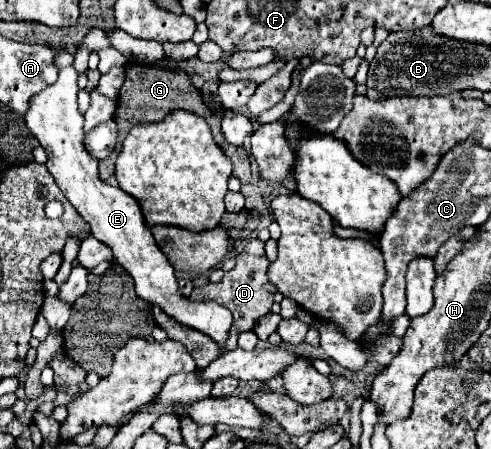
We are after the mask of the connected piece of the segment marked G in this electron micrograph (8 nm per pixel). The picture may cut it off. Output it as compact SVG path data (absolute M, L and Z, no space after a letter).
M128 63L126 65L126 81L120 89L120 101L118 101L118 109L116 109L116 115L114 115L114 119L118 123L118 129L120 129L118 145L122 143L122 139L126 137L126 133L134 125L162 121L174 109L186 109L186 111L192 111L196 115L202 115L204 119L208 119L212 123L214 129L222 121L222 111L218 115L214 111L210 111L210 107L204 103L202 93L190 83L186 73L170 71L170 69L162 69L162 67L154 67L154 65Z

